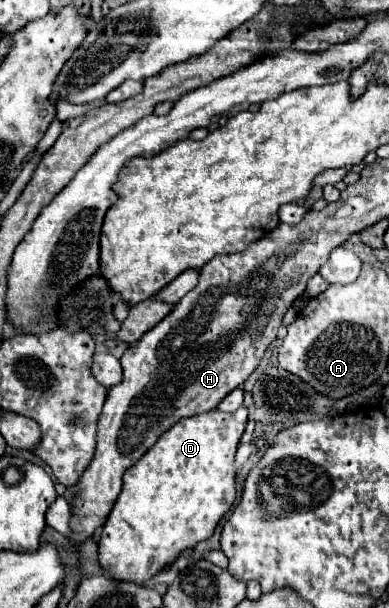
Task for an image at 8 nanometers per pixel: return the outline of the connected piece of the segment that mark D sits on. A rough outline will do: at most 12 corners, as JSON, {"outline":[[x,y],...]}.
{"outline":[[184,418],[124,472],[98,562],[144,586],[236,500],[246,422]]}

